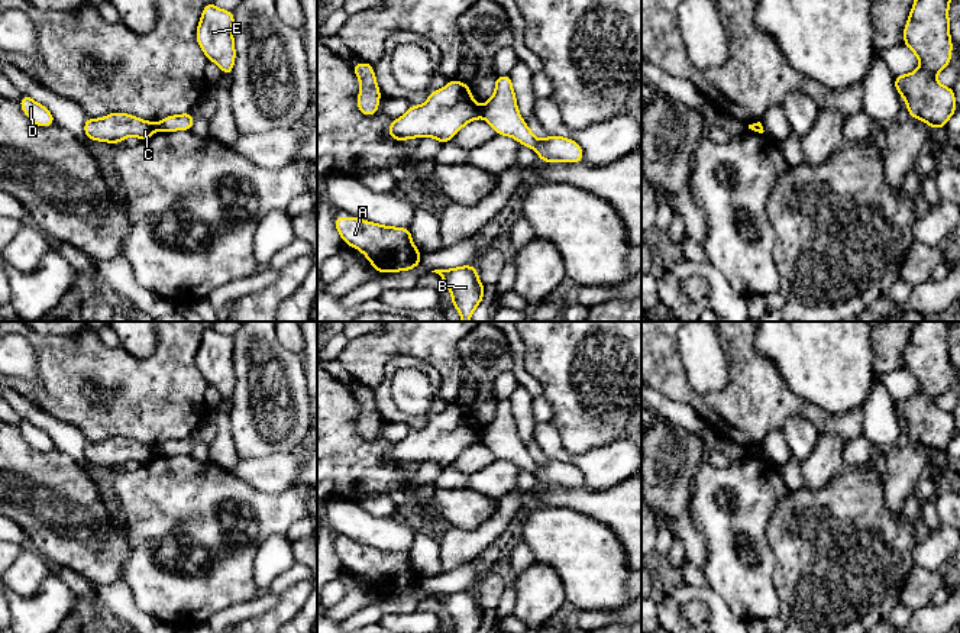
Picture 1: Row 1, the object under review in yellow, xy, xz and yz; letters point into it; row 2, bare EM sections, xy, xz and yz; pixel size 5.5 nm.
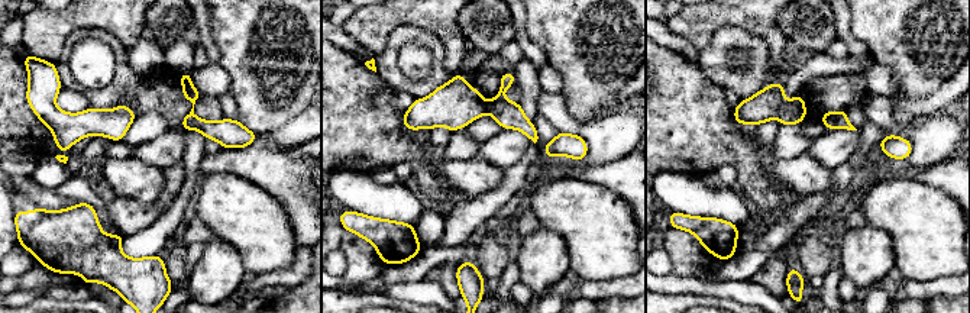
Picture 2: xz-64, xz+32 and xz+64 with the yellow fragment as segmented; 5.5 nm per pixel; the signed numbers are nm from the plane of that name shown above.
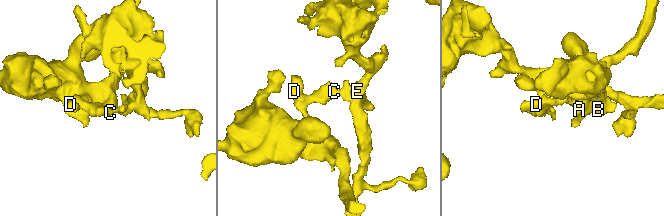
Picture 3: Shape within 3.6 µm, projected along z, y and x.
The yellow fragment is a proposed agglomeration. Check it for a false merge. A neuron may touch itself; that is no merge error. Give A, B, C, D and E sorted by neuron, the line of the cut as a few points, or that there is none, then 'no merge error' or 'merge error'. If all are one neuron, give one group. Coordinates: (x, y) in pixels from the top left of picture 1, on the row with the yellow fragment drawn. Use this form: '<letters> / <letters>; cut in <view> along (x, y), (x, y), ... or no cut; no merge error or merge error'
A B C D / E; cut in xz along (481, 109), (482, 116); merge error

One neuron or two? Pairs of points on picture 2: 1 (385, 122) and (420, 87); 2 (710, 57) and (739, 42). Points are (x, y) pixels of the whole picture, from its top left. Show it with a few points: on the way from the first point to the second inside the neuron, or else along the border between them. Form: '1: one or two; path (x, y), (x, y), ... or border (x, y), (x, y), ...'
1: two; border (375, 73), (397, 93)
2: one; path (717, 51), (726, 42), (731, 42)

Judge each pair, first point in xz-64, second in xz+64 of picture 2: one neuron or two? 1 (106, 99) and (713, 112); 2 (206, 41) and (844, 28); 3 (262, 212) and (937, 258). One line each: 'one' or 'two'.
1: two
2: one
3: one

